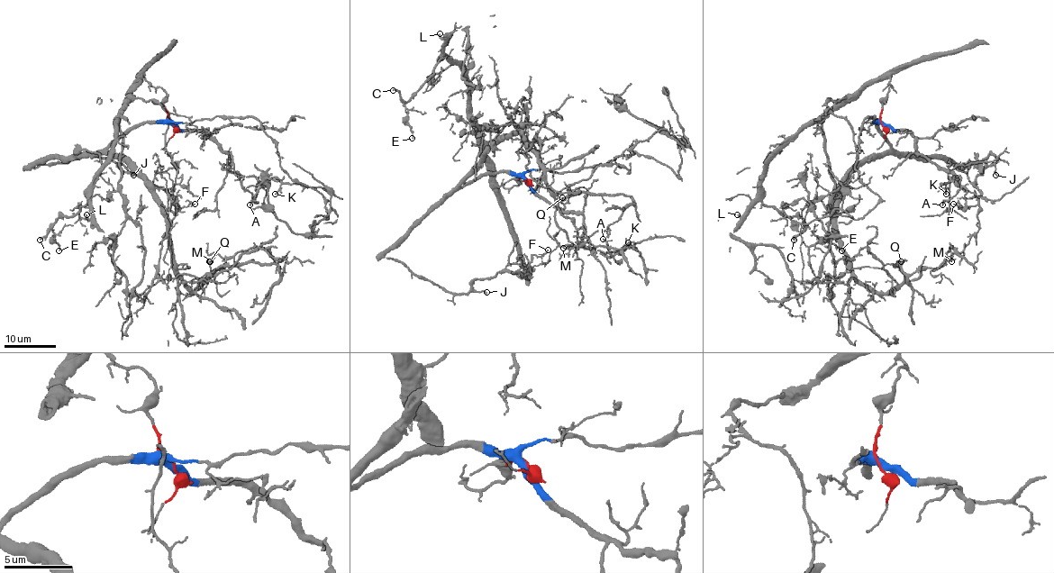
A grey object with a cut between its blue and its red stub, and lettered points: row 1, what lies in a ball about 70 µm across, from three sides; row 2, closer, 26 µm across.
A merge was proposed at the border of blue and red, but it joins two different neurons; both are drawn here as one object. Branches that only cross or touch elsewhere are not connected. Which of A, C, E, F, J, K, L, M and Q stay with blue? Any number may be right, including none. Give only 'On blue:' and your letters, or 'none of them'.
On blue: A, F, J, K, M, Q

